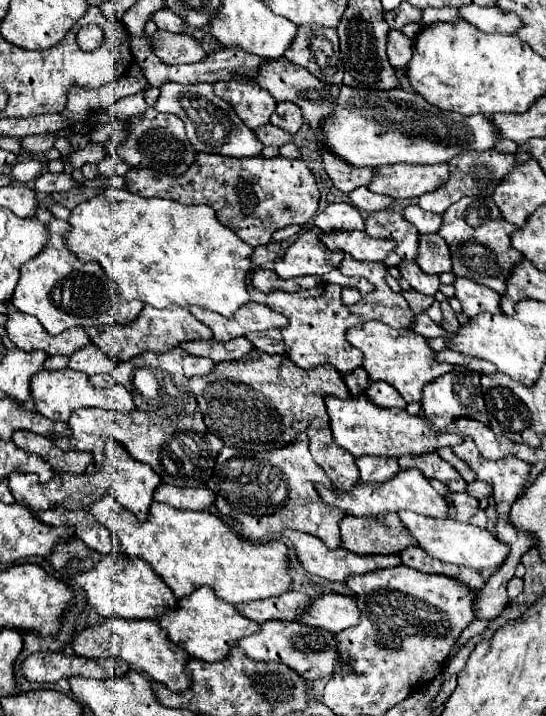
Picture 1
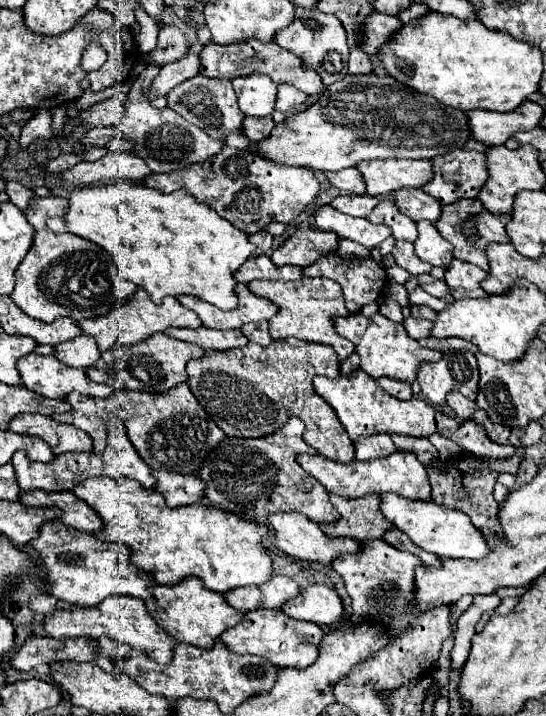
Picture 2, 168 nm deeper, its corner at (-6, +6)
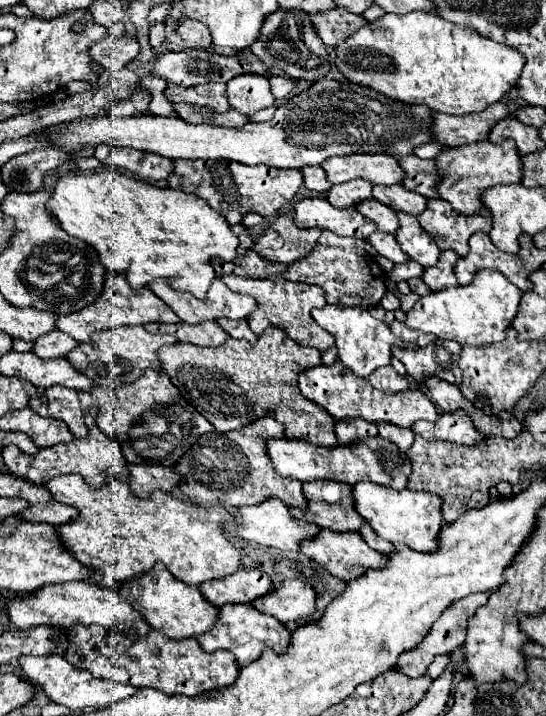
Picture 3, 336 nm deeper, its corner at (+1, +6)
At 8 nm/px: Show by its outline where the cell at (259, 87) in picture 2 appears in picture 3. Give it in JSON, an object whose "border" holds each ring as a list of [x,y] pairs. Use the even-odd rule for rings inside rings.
{"border":[[[237,75],[227,83],[229,105],[243,115],[253,115],[275,103],[269,89],[269,79],[265,75]]]}

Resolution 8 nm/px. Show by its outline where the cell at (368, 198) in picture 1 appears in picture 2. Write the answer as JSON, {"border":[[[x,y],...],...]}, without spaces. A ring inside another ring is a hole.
{"border":[[[354,167],[354,169],[342,169],[342,171],[334,171],[334,173],[326,173],[330,183],[338,189],[342,189],[344,193],[350,195],[364,195],[366,193],[366,185],[362,183],[362,173]]]}

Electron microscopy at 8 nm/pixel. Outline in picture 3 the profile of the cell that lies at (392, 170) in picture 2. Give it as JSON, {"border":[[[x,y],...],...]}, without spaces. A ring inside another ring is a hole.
{"border":[[[385,153],[379,155],[343,155],[343,157],[331,157],[327,163],[321,165],[327,173],[327,179],[331,183],[347,183],[351,179],[365,179],[373,185],[395,185],[401,183],[405,173],[399,167],[399,163]]]}

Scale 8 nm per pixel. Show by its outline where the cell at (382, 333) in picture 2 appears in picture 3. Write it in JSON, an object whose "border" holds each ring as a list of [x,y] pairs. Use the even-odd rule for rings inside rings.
{"border":[[[327,303],[323,309],[313,309],[311,315],[325,331],[329,331],[335,337],[339,361],[347,365],[355,375],[369,377],[377,367],[391,363],[391,347],[399,345],[399,339],[389,331],[389,327],[383,321],[371,317],[369,311],[359,307],[345,309],[341,305]]]}

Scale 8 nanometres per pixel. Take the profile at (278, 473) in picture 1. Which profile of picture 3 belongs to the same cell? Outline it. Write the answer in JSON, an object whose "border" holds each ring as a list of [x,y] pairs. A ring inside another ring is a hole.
{"border":[[[263,415],[255,423],[241,427],[237,431],[227,433],[207,433],[201,435],[197,443],[193,443],[191,451],[183,455],[183,461],[175,463],[173,471],[181,475],[179,491],[189,497],[197,505],[225,505],[225,507],[243,507],[243,505],[259,505],[269,497],[281,499],[289,507],[307,507],[307,499],[301,491],[301,481],[291,477],[281,477],[271,467],[271,459],[267,455],[267,439],[269,437],[285,437],[283,425],[273,419],[273,415]]]}

